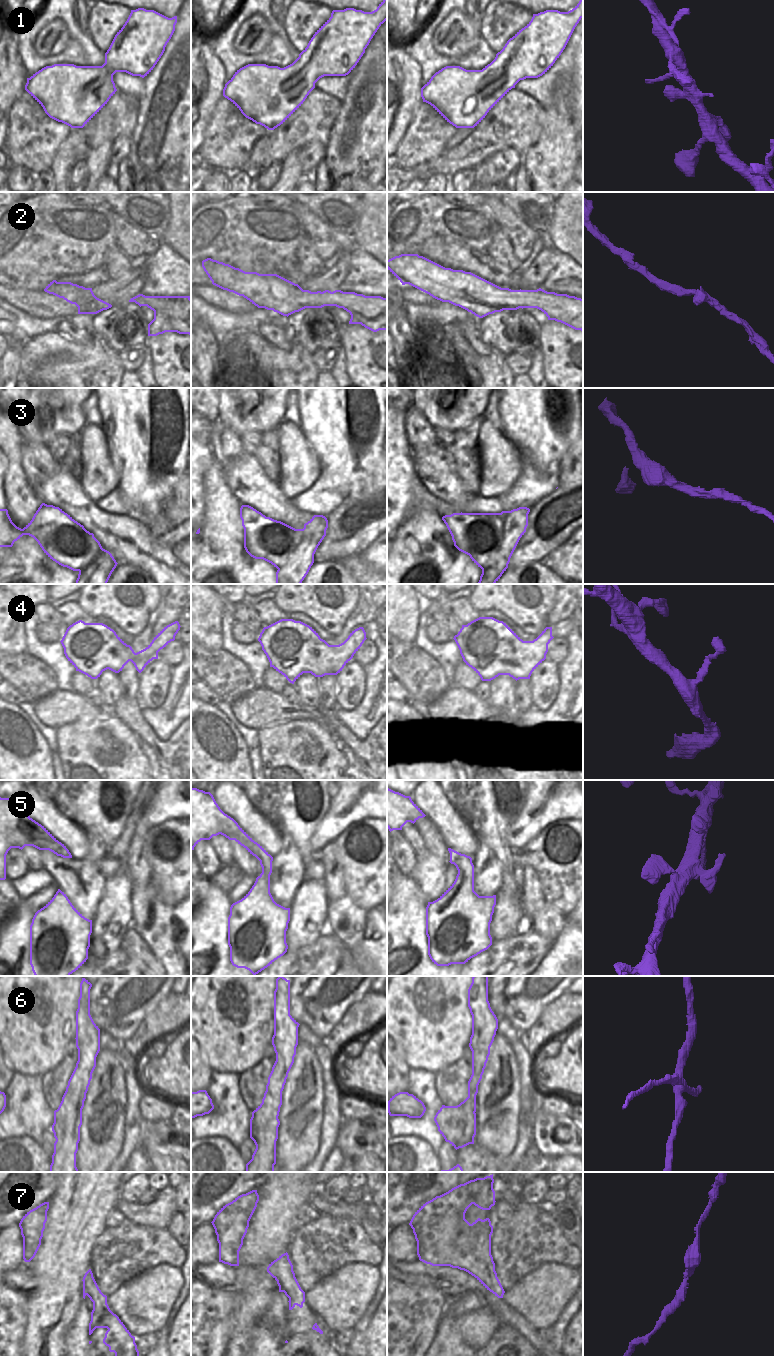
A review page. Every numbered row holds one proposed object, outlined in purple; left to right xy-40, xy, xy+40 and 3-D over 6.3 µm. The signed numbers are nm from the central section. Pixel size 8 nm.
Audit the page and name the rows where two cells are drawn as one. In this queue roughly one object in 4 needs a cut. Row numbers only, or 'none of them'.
3, 6.

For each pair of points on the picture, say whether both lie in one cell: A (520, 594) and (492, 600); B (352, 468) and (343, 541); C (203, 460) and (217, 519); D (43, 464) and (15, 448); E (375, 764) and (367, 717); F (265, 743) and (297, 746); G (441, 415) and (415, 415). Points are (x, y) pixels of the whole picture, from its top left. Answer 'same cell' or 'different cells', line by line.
A: same cell
B: different cells
C: different cells
D: different cells
E: different cells
F: same cell
G: different cells

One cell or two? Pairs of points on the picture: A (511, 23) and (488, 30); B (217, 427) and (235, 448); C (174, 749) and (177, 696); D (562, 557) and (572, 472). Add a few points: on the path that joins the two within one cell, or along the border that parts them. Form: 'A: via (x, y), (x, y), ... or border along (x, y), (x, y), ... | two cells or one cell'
A: via (505, 27), (497, 27), (494, 30) | one cell
B: via (220, 432), (230, 443) | one cell
C: border along (180, 724), (166, 740), (161, 740), (152, 730) | two cells
D: border along (572, 533), (562, 544), (544, 556) | two cells

